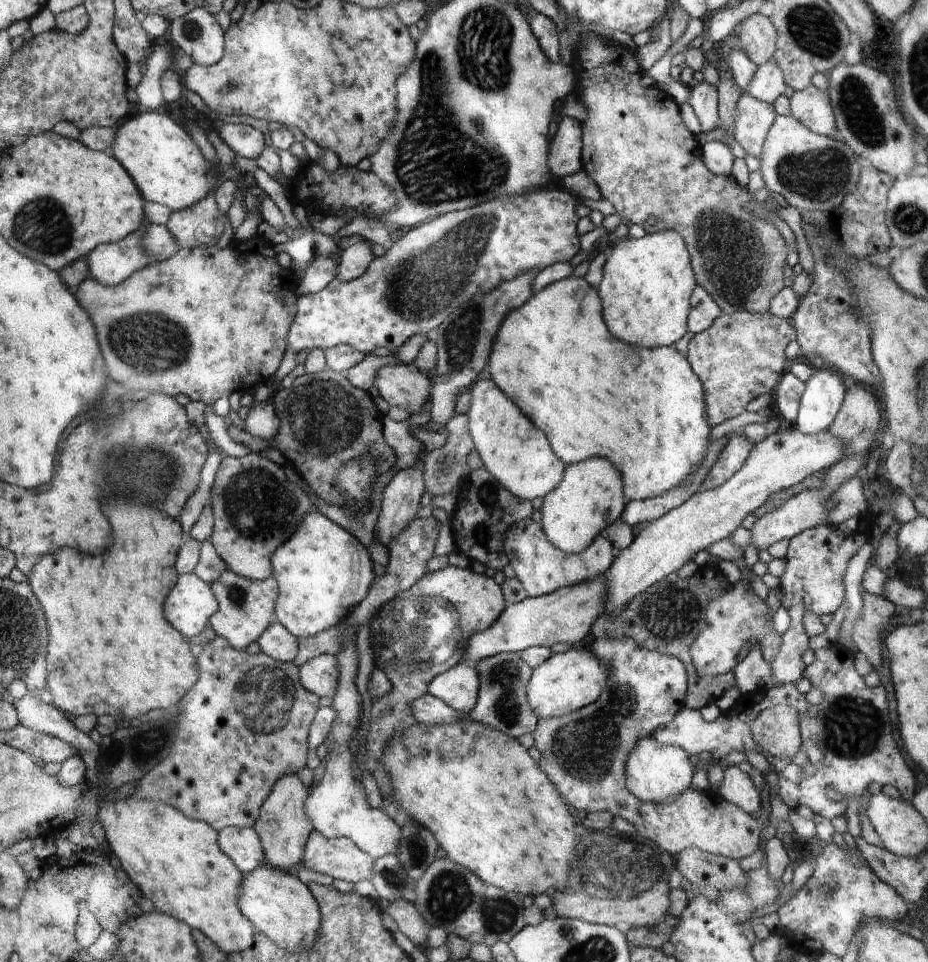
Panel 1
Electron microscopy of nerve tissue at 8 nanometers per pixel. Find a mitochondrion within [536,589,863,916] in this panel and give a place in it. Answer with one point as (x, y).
(616, 871)

